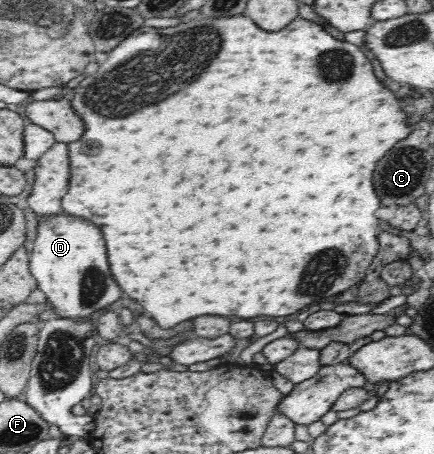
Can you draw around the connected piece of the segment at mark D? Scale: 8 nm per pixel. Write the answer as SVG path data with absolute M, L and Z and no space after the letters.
M63 212L42 215L38 219L37 236L29 257L29 270L37 287L44 291L58 318L83 321L122 297L122 291L108 269L102 233L88 221L80 221Z

